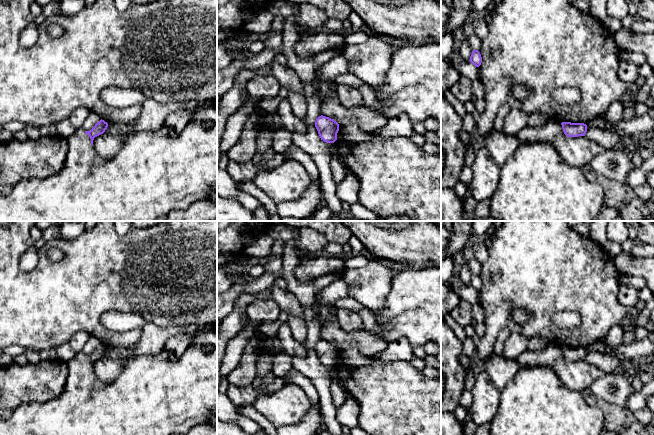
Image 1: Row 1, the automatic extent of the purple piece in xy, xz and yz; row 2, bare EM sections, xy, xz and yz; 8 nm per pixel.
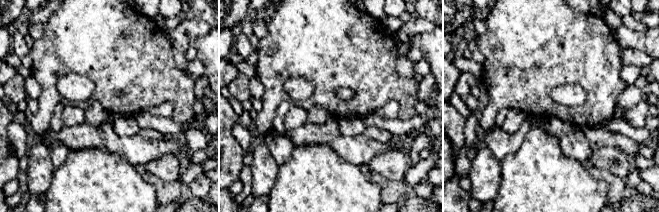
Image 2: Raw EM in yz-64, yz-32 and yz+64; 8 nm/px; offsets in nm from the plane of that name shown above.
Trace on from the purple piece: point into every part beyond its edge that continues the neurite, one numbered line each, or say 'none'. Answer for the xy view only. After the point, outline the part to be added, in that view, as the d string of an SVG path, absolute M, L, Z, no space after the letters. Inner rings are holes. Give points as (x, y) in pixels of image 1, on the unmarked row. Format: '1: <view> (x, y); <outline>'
1: xy (153, 395); M217 330L198 332L183 355L178 359L170 359L169 353L162 350L157 355L142 355L125 360L121 373L110 382L104 383L97 379L91 363L84 353L77 354L69 360L68 377L65 389L60 396L45 403L31 402L19 406L9 417L0 417L0 435L174 435L185 434L195 425L209 422L210 417L217 412Z

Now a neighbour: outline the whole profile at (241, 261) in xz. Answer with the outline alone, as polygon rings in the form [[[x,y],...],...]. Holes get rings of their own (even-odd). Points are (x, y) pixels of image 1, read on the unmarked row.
[[[241,252],[236,254],[235,261],[231,264],[231,266],[239,268],[242,273],[249,273],[249,264],[248,264],[248,256]]]

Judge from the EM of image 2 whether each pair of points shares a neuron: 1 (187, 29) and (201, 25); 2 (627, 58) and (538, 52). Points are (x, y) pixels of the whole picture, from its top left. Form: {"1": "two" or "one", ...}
{"1": "one", "2": "two"}

